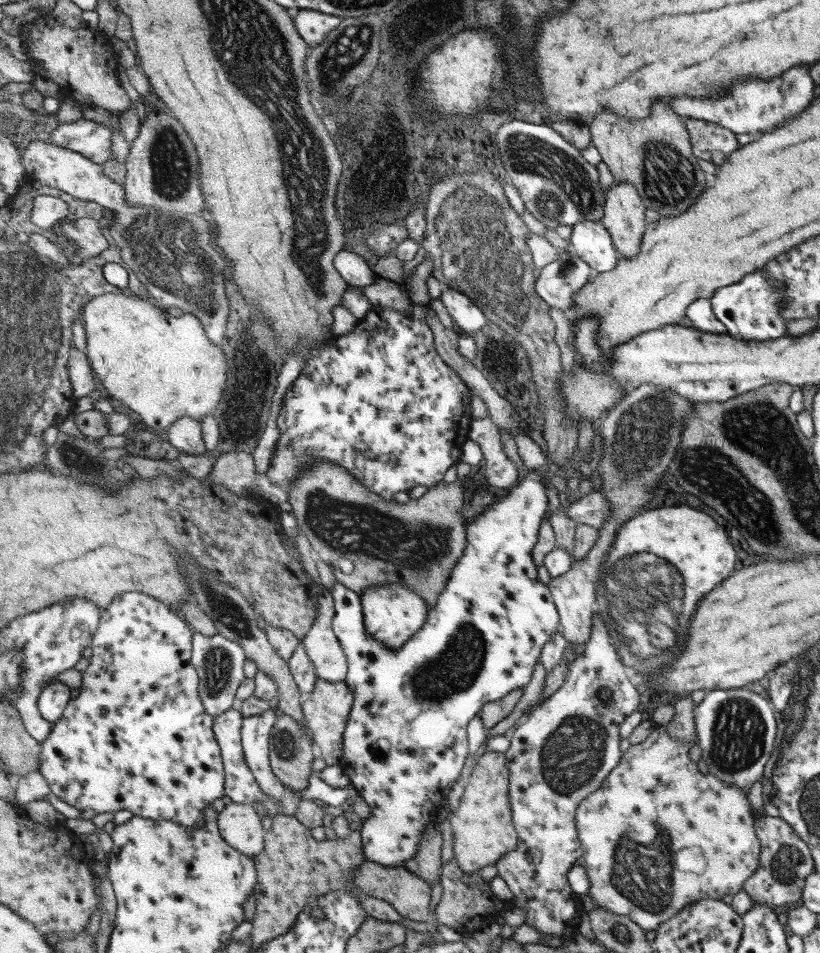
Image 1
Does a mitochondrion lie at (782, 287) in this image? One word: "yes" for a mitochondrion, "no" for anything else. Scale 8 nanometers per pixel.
no

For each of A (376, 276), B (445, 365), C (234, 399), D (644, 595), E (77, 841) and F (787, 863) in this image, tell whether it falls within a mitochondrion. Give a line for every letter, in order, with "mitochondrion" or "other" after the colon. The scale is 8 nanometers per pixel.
A: other
B: other
C: other
D: mitochondrion
E: other
F: mitochondrion

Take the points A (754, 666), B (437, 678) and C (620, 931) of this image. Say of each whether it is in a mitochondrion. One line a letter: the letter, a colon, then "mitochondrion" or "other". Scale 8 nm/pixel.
A: other
B: mitochondrion
C: mitochondrion

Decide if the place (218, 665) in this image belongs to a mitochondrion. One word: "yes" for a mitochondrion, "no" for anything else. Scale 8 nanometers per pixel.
yes

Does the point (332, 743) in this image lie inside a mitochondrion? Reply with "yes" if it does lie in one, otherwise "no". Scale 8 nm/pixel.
no

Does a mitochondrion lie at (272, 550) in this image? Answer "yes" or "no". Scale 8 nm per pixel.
no

